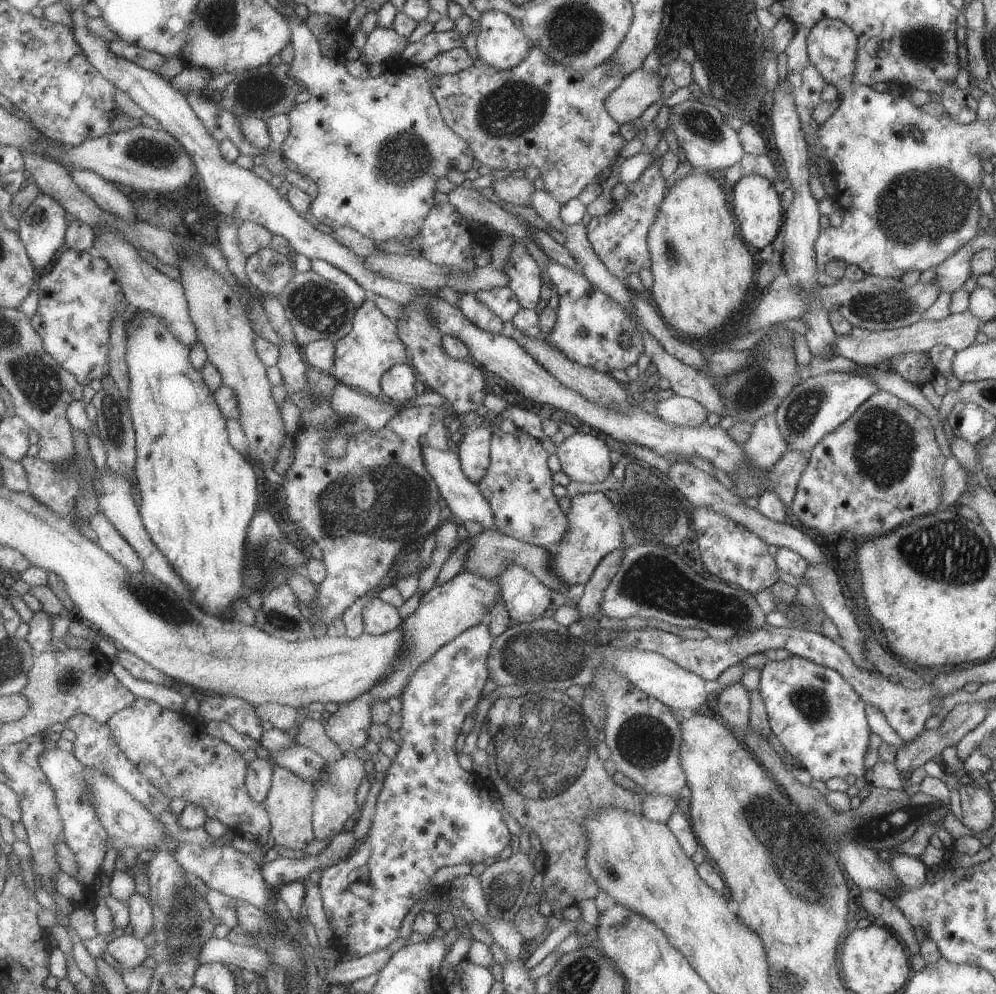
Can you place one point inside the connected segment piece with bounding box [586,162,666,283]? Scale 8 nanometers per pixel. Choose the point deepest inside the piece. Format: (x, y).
(618, 238)

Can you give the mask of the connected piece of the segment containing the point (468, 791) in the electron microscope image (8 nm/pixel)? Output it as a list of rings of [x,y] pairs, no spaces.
[[[487,621],[466,630],[462,635],[455,638],[455,640],[447,643],[445,647],[440,648],[439,652],[437,652],[431,660],[423,664],[414,674],[407,685],[406,691],[401,696],[404,702],[404,709],[401,714],[403,717],[403,726],[399,732],[403,744],[396,758],[391,762],[387,770],[387,775],[384,777],[383,788],[377,797],[376,810],[372,818],[371,826],[366,835],[359,840],[358,846],[351,856],[348,856],[344,861],[339,861],[336,865],[321,872],[320,887],[322,888],[324,907],[327,916],[330,918],[334,932],[337,934],[335,936],[334,948],[337,949],[340,954],[350,952],[357,953],[362,957],[363,955],[370,955],[371,953],[376,953],[381,949],[387,948],[389,944],[393,944],[393,942],[399,938],[403,920],[407,918],[407,914],[409,914],[411,906],[417,902],[417,898],[423,896],[425,892],[428,892],[426,895],[427,900],[431,895],[442,892],[441,889],[431,889],[431,878],[433,878],[433,874],[435,874],[439,868],[443,868],[443,866],[453,866],[454,864],[473,865],[478,862],[482,863],[483,860],[487,860],[487,858],[498,857],[499,854],[511,844],[511,832],[509,832],[509,828],[507,828],[505,816],[503,816],[503,812],[499,810],[498,803],[493,803],[493,800],[489,798],[488,784],[473,770],[470,772],[463,770],[463,766],[459,764],[459,758],[457,758],[457,738],[459,738],[459,733],[461,732],[461,728],[463,728],[463,722],[465,722],[465,718],[469,716],[469,713],[475,710],[477,702],[481,700],[483,688],[485,688],[487,680],[490,679],[488,660],[490,658],[493,643],[494,638],[491,636],[491,632],[489,632]]]

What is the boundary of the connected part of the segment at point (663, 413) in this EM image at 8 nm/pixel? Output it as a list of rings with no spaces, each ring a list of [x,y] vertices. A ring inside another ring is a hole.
[[[674,395],[668,399],[657,401],[653,414],[671,424],[694,427],[706,422],[706,412],[703,405],[691,397]]]

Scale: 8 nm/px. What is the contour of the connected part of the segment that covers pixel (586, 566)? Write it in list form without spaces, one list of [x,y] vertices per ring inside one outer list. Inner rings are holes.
[[[601,491],[575,495],[571,499],[568,513],[570,528],[567,536],[558,544],[549,548],[552,555],[551,568],[558,579],[568,586],[585,584],[594,574],[595,567],[608,552],[614,551],[621,544],[621,520],[618,511]]]

